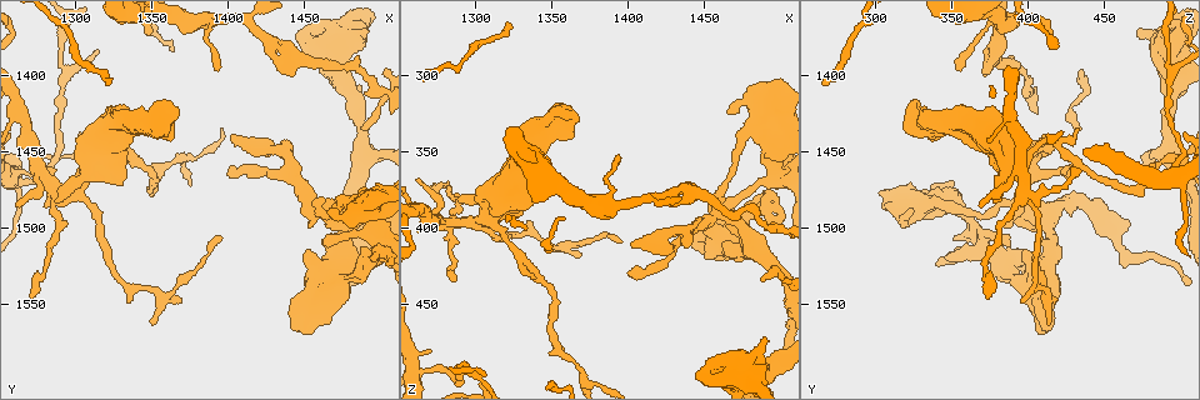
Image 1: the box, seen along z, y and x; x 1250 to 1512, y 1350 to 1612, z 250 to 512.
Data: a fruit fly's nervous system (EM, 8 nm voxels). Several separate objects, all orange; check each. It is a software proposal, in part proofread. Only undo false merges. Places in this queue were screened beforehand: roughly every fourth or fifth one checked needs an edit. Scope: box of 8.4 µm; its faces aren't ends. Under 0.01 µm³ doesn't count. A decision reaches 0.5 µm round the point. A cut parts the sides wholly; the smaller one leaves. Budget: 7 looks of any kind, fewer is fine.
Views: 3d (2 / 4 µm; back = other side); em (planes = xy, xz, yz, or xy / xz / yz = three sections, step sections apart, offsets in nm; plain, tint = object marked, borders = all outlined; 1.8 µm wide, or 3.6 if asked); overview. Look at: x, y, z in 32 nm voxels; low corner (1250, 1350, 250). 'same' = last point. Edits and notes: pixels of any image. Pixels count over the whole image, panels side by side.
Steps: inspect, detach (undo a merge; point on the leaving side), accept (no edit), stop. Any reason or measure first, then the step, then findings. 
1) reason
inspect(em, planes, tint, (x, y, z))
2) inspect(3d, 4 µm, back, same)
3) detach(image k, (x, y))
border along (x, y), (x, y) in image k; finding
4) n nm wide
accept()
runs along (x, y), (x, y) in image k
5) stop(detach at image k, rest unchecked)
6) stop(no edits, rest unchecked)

arms run side by side
inspect(em, 3.6 µm, planes, tint, (1310, 1458, 392))

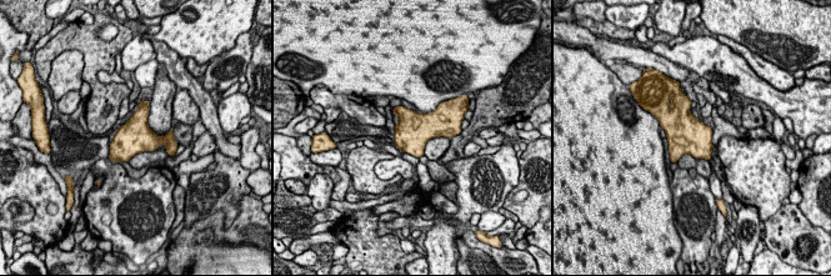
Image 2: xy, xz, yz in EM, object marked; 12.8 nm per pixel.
accept()
one neuron here

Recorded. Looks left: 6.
closes a loop
inspect(em, yz, step 8, tint, (1458, 1486, 390))

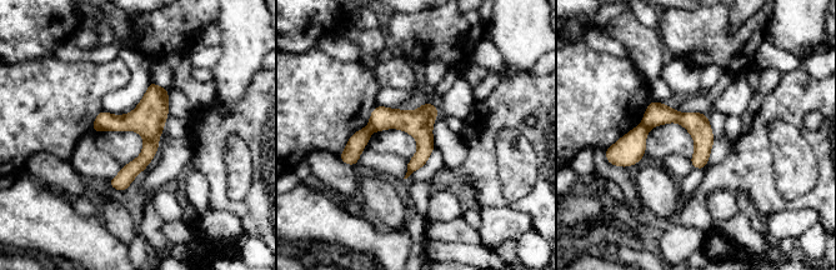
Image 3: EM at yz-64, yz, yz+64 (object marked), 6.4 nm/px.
detach(image 3, (627, 150))
border along (641, 123), (649, 129) in image 3; two neurons meet here

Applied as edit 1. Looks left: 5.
see it whole again
inspect(overview)

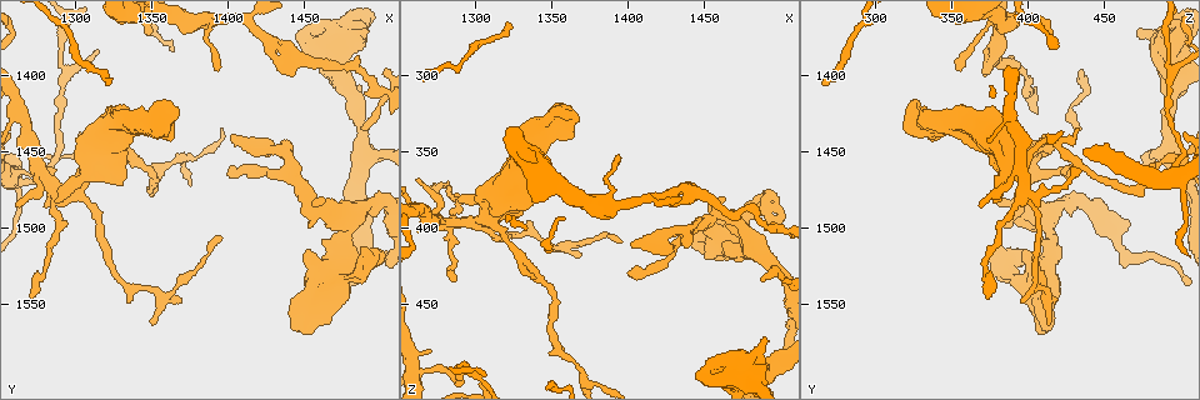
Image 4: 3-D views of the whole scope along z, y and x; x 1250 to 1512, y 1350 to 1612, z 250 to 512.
inspect(em, 3.6 µm, planes, tint, (1472, 1392, 488))

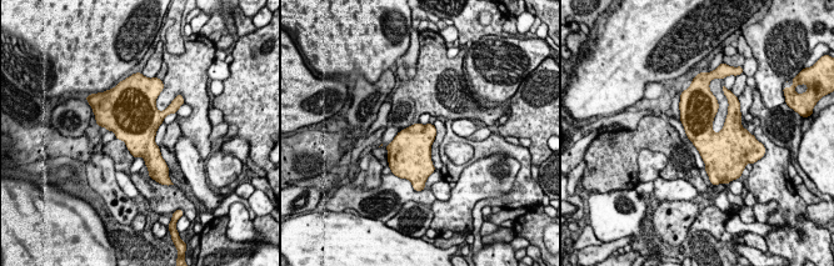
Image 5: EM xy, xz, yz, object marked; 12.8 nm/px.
accept()
one neuron here

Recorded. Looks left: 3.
stop(detach at image 3, rest unchecked)

